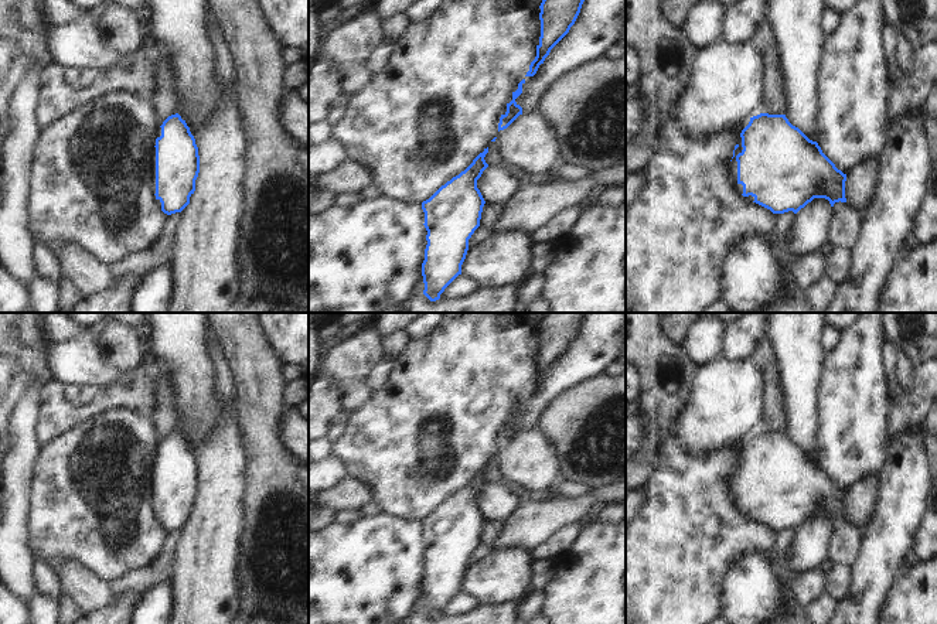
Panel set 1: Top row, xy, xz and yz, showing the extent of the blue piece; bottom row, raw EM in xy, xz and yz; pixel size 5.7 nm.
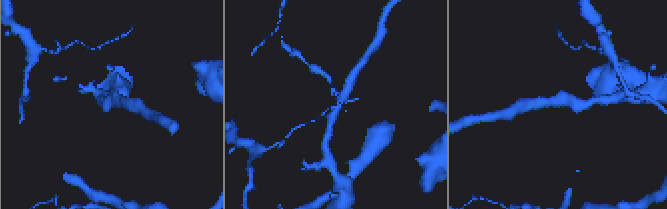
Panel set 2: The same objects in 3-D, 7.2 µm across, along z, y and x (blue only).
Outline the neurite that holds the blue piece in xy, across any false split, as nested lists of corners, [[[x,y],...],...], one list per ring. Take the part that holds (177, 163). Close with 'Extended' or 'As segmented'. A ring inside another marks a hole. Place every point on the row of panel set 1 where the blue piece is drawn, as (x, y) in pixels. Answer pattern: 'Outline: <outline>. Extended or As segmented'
Outline: [[[178,113],[168,116],[156,139],[156,200],[167,215],[181,212],[195,191],[200,156],[195,139]]]. As segmented

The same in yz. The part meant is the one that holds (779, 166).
Outline: [[[760,113],[750,117],[742,130],[743,150],[736,156],[737,184],[743,185],[743,197],[752,195],[753,202],[773,214],[793,211],[797,214],[814,198],[825,198],[831,207],[846,202],[846,174],[822,153],[817,141],[810,140],[798,127],[793,126],[786,115]]]. As segmented

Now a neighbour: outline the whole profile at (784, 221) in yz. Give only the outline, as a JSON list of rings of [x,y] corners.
[[[793,211],[784,214],[776,214],[777,226],[771,233],[771,238],[777,241],[777,245],[787,243],[787,238],[790,236],[790,229],[795,221],[795,214]]]

